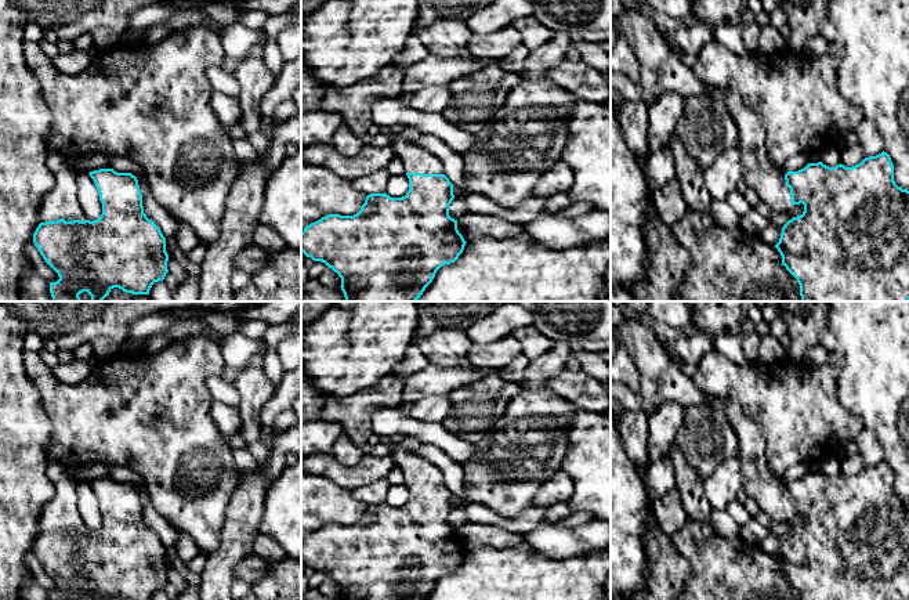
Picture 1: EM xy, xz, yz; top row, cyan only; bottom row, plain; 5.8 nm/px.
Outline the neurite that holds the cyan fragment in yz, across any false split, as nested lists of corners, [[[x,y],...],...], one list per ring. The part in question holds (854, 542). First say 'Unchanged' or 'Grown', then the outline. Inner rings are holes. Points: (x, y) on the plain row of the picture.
Grown. [[[613,310],[611,318],[641,376],[641,411],[651,415],[673,401],[682,406],[705,404],[723,413],[738,437],[747,496],[776,523],[804,514],[803,524],[783,535],[775,554],[782,575],[797,589],[800,600],[909,600],[909,500],[895,494],[887,462],[865,467],[852,477],[841,473],[829,477],[822,471],[787,482],[775,477],[768,469],[761,427],[738,402],[702,391],[670,358],[651,322],[624,319],[619,310]]]

